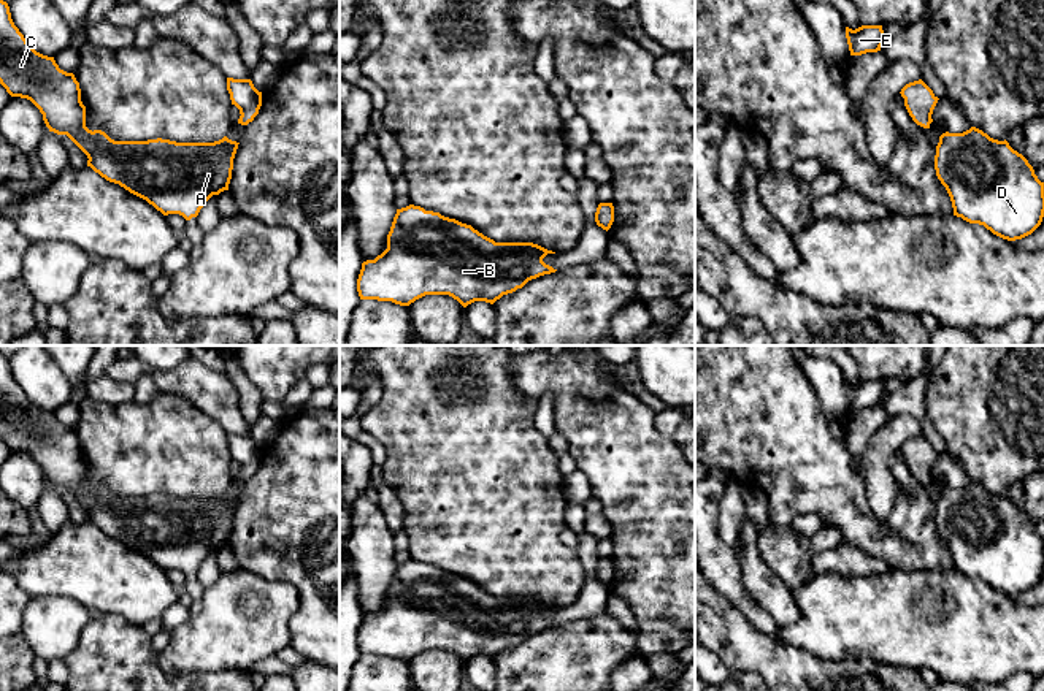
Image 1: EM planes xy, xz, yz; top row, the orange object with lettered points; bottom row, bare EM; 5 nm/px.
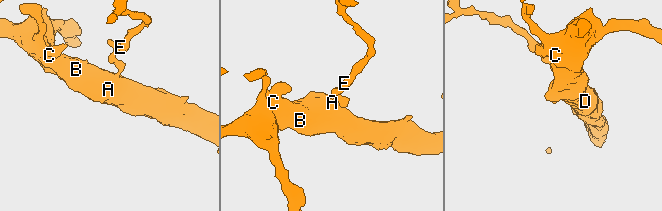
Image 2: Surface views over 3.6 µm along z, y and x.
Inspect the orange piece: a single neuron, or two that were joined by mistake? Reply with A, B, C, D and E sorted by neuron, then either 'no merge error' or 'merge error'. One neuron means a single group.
A B C D E; no merge error

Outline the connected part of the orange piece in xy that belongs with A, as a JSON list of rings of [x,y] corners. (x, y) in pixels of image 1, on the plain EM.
[[[0,355],[0,439],[11,452],[30,455],[43,469],[49,487],[67,490],[86,510],[87,521],[109,537],[146,555],[163,571],[197,572],[203,559],[228,545],[236,496],[224,491],[214,498],[176,498],[170,494],[114,496],[102,485],[86,482],[86,461],[73,428],[59,423],[54,412],[36,407],[14,380],[6,357]]]

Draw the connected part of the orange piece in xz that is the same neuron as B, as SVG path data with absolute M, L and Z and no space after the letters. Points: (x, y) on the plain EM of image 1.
M409 559L397 564L387 604L362 618L357 634L360 655L392 656L409 661L425 650L449 650L463 662L474 656L493 659L528 636L555 628L543 613L555 609L533 597L495 597L471 580Z

